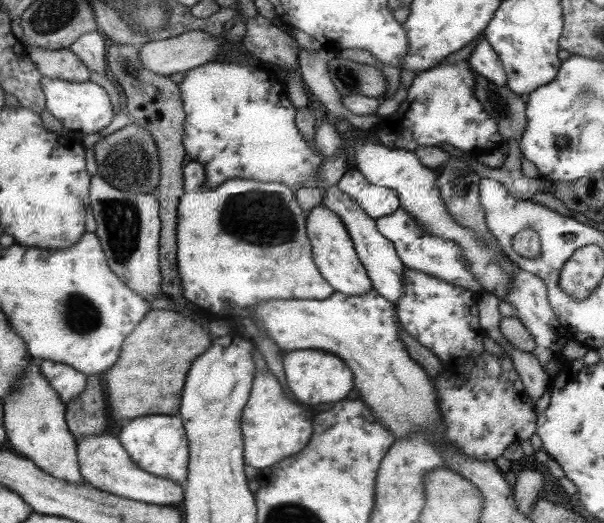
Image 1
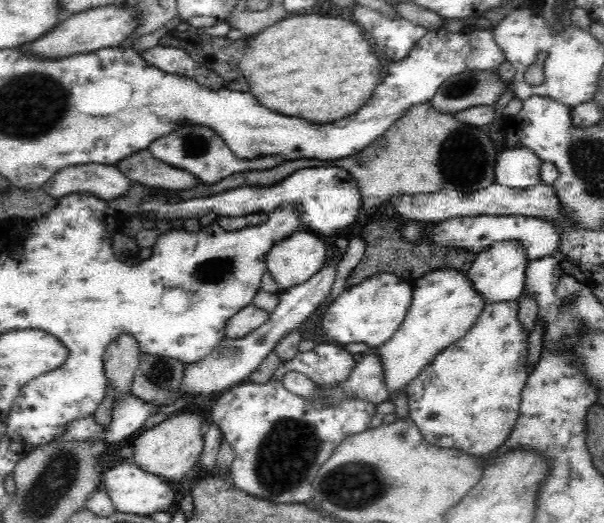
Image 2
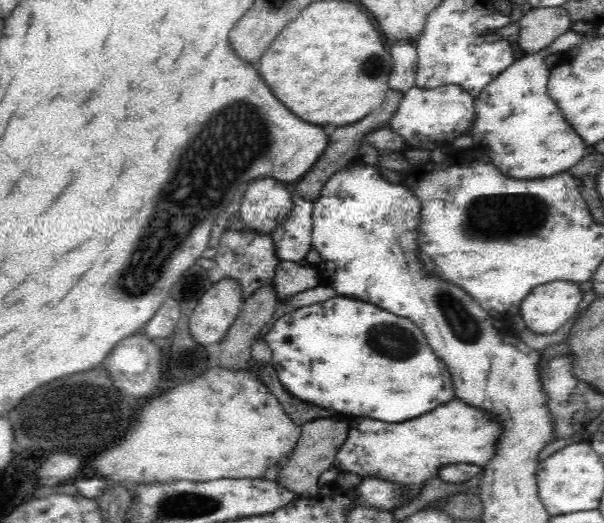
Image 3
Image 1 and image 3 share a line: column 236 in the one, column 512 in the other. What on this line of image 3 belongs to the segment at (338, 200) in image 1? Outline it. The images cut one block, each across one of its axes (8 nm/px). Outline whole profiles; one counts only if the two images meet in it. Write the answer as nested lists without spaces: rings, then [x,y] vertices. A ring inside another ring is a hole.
[[[568,30],[564,38],[558,38],[550,48],[536,54],[522,54],[518,60],[506,68],[498,78],[494,78],[482,94],[474,100],[476,120],[470,128],[476,150],[490,156],[494,166],[512,180],[542,180],[568,172],[574,164],[586,158],[588,146],[576,134],[570,124],[562,118],[554,100],[548,96],[548,80],[552,68],[544,64],[550,54],[568,52],[582,42],[582,34]]]

